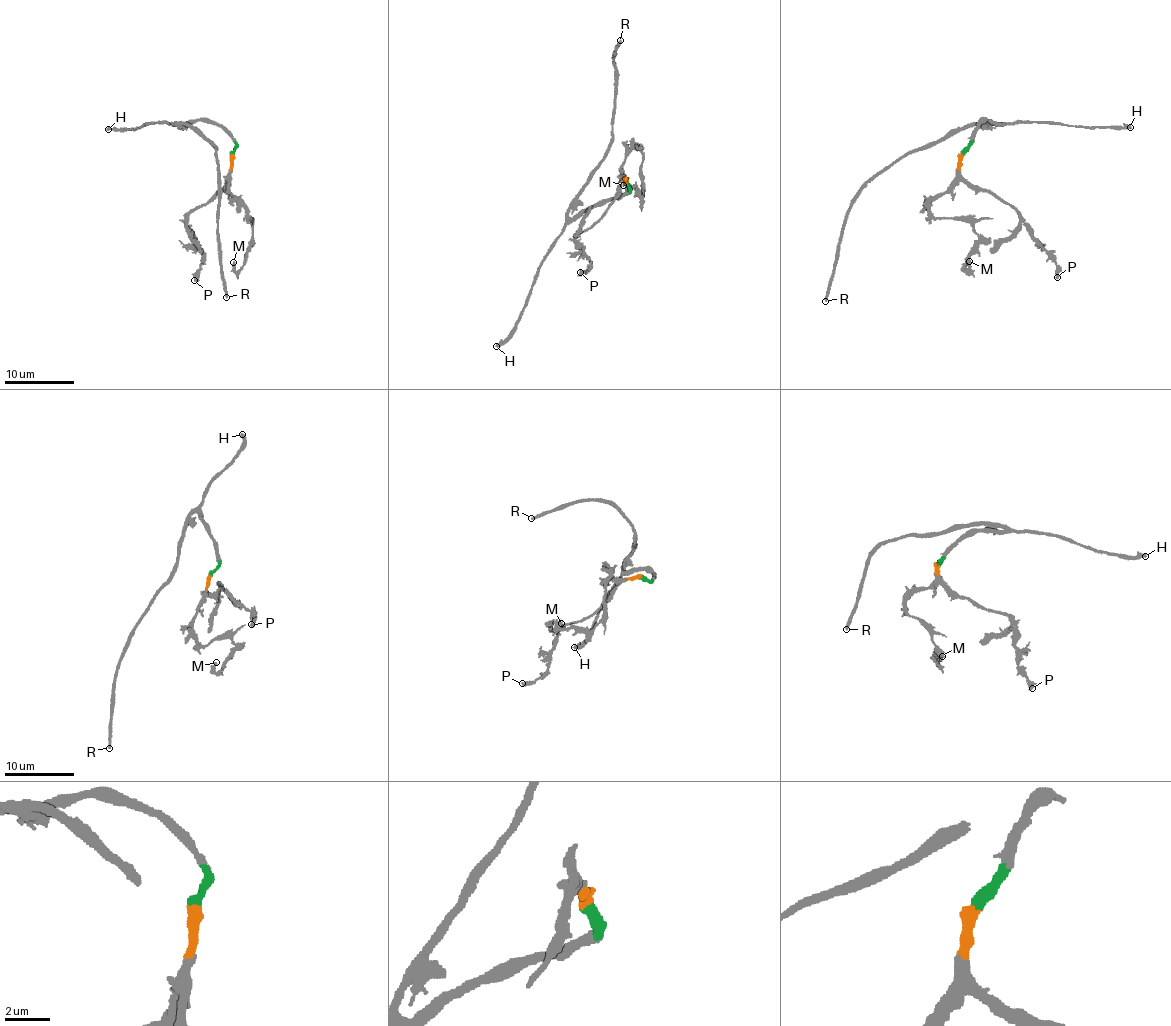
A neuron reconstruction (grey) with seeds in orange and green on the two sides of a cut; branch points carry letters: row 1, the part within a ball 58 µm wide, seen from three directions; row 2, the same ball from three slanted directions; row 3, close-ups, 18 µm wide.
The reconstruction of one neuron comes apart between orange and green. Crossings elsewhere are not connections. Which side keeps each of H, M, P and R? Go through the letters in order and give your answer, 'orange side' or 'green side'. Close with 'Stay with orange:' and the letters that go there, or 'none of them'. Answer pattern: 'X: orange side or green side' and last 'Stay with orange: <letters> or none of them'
H: green side
M: orange side
P: orange side
R: green side
Stay with orange: M, P

